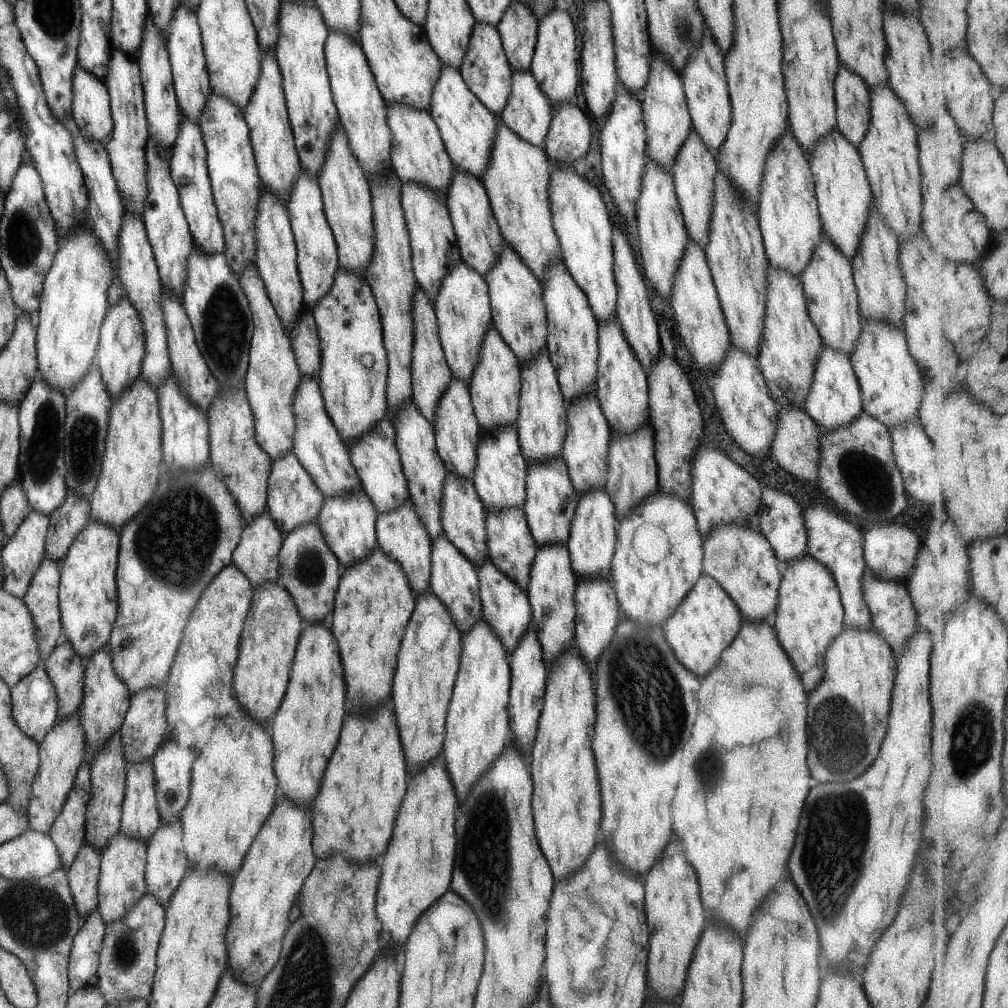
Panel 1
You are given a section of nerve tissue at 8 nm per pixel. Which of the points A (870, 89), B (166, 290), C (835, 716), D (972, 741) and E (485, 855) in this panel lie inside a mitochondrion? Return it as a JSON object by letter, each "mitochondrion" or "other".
{"A":"other","B":"other","C":"mitochondrion","D":"mitochondrion","E":"mitochondrion"}

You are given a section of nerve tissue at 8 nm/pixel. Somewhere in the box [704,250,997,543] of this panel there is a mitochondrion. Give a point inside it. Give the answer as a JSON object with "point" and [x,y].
{"point":[853,462]}

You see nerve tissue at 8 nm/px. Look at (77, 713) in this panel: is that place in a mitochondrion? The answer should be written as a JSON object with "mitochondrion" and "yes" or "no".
{"mitochondrion":"no"}

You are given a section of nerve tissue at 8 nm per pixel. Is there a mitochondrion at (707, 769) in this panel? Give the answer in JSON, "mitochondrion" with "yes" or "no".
{"mitochondrion":"yes"}

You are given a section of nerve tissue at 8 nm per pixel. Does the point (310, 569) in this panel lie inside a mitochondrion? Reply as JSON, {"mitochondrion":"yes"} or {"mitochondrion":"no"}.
{"mitochondrion":"yes"}

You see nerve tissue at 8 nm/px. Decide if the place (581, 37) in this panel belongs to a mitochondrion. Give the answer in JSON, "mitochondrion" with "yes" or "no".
{"mitochondrion":"no"}

